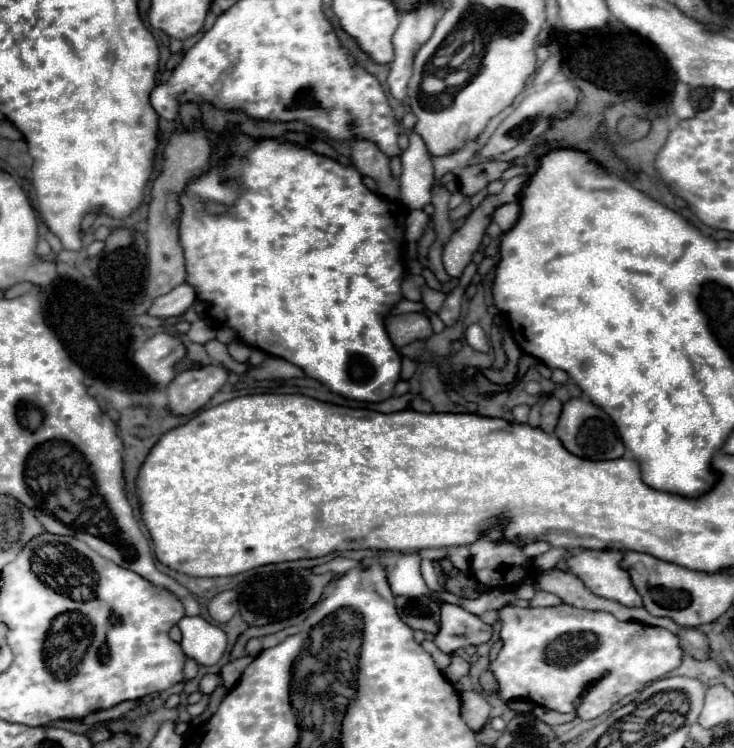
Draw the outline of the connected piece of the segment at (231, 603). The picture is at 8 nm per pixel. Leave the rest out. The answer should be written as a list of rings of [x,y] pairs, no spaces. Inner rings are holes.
[[[234,590],[220,592],[208,604],[208,614],[218,624],[226,624],[236,612],[238,612],[238,594]]]

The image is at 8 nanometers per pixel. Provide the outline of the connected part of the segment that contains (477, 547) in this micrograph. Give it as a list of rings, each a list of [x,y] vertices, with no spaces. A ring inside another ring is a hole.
[[[490,530],[476,544],[470,544],[472,572],[482,584],[488,584],[488,586],[518,586],[522,578],[528,574],[532,560],[524,556],[524,552],[520,552],[518,544],[500,542],[500,540],[502,540],[502,532]]]

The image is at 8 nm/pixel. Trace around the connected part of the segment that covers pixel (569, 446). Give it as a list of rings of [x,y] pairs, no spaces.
[[[572,398],[564,404],[564,410],[562,410],[562,416],[560,416],[560,422],[558,422],[554,434],[560,438],[560,442],[564,444],[564,448],[568,452],[572,452],[580,458],[614,460],[614,458],[620,458],[626,454],[612,418],[602,408],[588,402],[586,398]]]

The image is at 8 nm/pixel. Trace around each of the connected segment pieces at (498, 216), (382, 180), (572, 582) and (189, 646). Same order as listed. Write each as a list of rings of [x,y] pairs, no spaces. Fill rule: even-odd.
[[[518,202],[502,204],[502,206],[494,208],[494,212],[492,212],[492,222],[496,222],[504,232],[508,232],[508,230],[516,224],[516,220],[518,220],[518,210],[520,210]]]
[[[352,138],[352,164],[366,176],[378,182],[378,194],[396,200],[400,196],[398,182],[390,174],[390,158],[370,140]]]
[[[558,570],[544,572],[544,574],[540,574],[536,578],[534,586],[540,588],[540,590],[550,592],[554,596],[558,596],[564,604],[570,604],[570,606],[580,608],[580,610],[610,612],[618,620],[632,620],[632,622],[642,622],[642,624],[648,624],[648,626],[662,626],[662,628],[666,628],[670,632],[678,632],[680,630],[680,626],[678,624],[672,624],[672,620],[654,618],[644,608],[624,608],[622,604],[616,604],[614,600],[606,600],[606,598],[600,598],[600,596],[594,596],[570,572],[558,572]]]
[[[184,616],[178,622],[182,652],[200,666],[214,666],[226,650],[226,634],[200,616]]]

